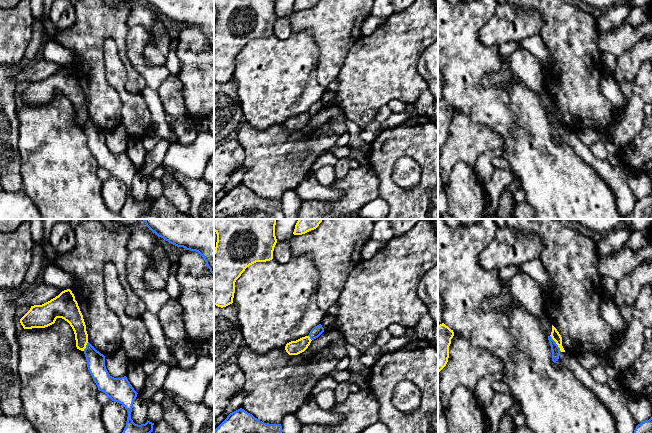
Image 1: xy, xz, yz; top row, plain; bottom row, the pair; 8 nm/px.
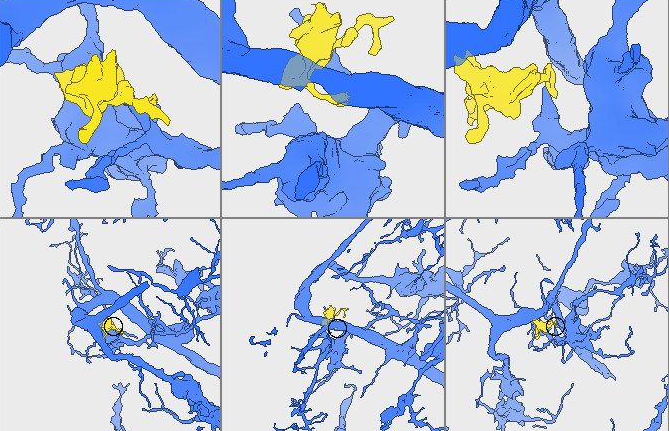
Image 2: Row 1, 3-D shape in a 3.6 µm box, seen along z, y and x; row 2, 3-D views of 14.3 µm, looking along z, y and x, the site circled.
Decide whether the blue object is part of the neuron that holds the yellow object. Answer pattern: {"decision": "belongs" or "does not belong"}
{"decision": "does not belong"}

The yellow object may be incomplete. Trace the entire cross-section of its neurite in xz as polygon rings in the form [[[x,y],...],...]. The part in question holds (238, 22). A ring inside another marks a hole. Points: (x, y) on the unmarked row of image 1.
[[[214,0],[217,18],[214,27],[214,81],[226,83],[233,79],[235,58],[247,43],[273,35],[276,0]]]

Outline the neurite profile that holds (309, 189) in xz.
[[[311,172],[297,185],[295,192],[303,201],[336,201],[344,191],[319,184]]]

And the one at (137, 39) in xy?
[[[140,25],[129,27],[126,37],[126,58],[143,77],[147,86],[157,91],[164,80],[169,76],[169,71],[165,65],[153,66],[146,62],[144,50],[145,47],[149,45],[149,42],[150,37],[144,27]]]

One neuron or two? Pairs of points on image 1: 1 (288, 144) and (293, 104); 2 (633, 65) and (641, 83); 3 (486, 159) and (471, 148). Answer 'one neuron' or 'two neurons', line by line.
1: two neurons
2: two neurons
3: two neurons

